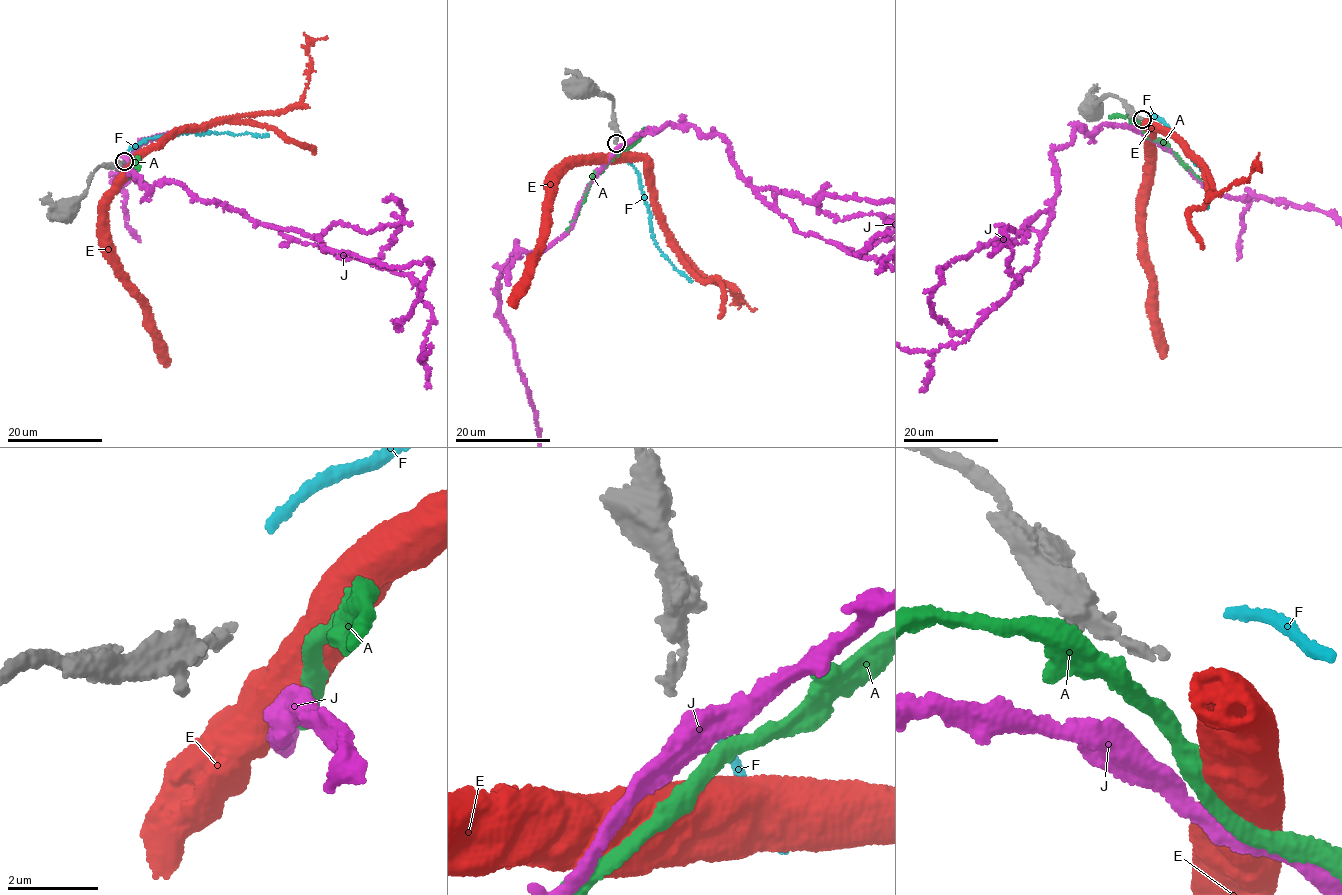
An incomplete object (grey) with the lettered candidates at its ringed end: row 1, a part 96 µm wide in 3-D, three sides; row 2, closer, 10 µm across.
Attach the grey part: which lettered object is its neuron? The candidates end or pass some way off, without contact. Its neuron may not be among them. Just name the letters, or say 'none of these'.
none of these

